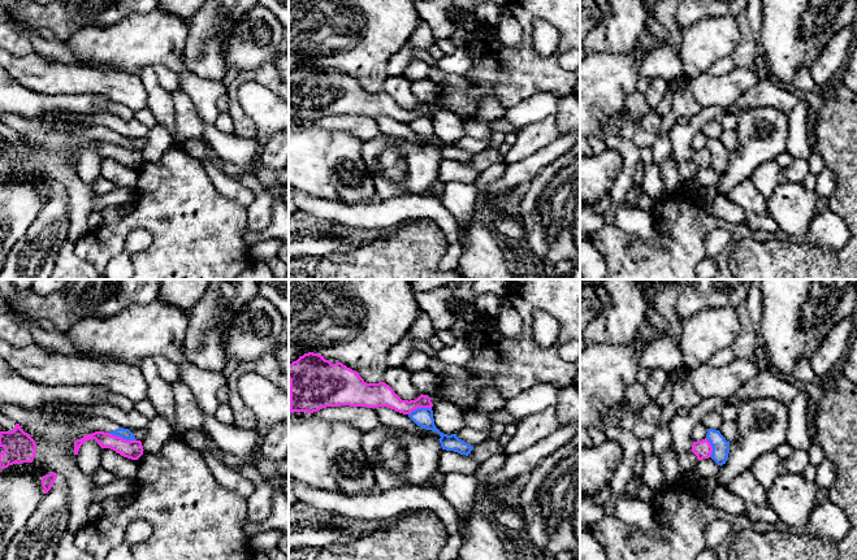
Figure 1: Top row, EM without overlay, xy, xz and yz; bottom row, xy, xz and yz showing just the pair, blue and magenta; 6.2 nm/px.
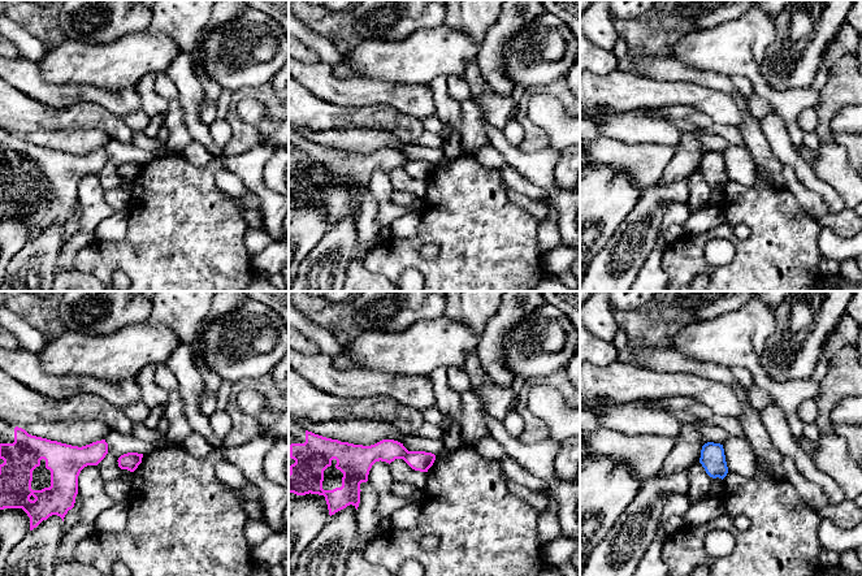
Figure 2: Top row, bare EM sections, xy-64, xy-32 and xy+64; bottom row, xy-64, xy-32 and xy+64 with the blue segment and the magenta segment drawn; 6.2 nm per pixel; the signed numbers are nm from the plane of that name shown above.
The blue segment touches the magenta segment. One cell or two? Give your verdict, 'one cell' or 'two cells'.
two cells

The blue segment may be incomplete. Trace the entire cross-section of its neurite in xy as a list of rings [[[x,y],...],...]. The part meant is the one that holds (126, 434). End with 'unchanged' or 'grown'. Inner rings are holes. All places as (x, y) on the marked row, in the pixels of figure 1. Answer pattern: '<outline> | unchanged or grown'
[[[103,417],[91,418],[83,424],[26,421],[20,426],[35,440],[35,457],[39,463],[69,482],[68,531],[78,533],[90,522],[87,511],[92,504],[92,490],[96,483],[79,470],[74,442],[95,431],[109,433],[126,440],[137,440],[135,437],[129,429],[120,427]]] | grown

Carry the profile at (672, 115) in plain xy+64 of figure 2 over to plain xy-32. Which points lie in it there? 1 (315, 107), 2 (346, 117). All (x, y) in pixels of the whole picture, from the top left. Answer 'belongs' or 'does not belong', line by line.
1: belongs
2: belongs

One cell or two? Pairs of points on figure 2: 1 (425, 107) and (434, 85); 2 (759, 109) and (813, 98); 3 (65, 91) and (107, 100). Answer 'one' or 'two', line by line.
1: two
2: two
3: one

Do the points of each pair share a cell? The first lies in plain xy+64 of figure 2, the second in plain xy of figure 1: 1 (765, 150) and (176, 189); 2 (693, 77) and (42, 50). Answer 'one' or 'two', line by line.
1: two
2: one

